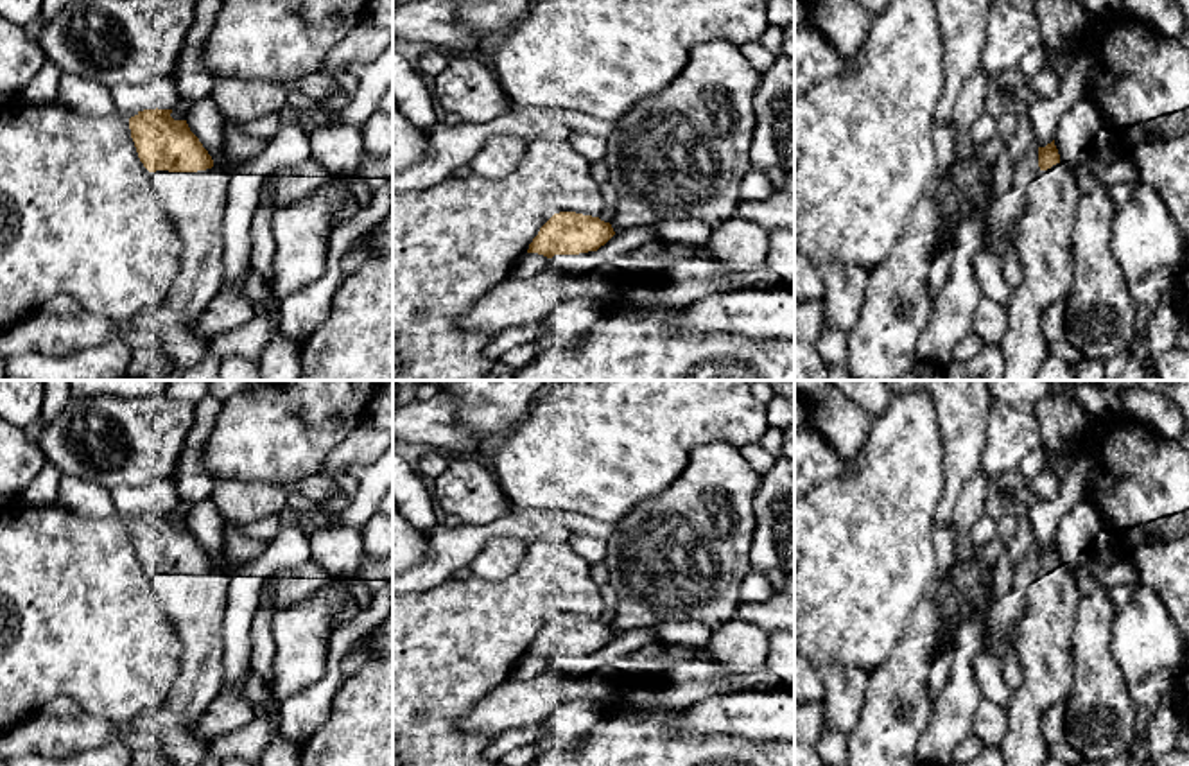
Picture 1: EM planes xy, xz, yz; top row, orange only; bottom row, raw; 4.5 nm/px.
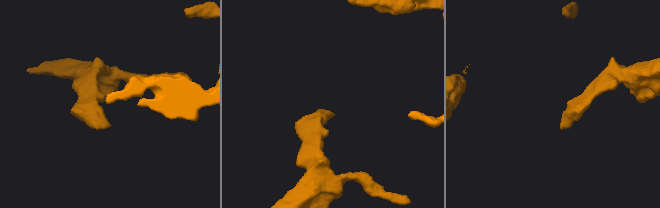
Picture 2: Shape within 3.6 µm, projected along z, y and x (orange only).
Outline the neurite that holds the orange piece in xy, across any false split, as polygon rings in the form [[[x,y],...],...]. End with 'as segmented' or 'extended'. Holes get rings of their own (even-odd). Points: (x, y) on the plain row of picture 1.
[[[143,511],[129,520],[131,540],[143,569],[151,574],[152,590],[161,612],[172,621],[181,642],[179,671],[165,703],[127,723],[115,723],[99,716],[79,714],[52,718],[36,712],[0,734],[0,755],[5,759],[38,753],[43,757],[68,757],[120,741],[127,732],[149,732],[174,766],[199,766],[212,759],[212,741],[195,734],[195,723],[213,698],[224,689],[224,614],[230,576],[213,567],[212,558],[190,533],[187,522],[174,522],[172,511]]]; extended

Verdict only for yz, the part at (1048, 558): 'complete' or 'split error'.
split error

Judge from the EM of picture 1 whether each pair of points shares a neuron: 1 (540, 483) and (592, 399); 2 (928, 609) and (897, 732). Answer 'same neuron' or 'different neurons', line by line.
1: same neuron
2: same neuron

